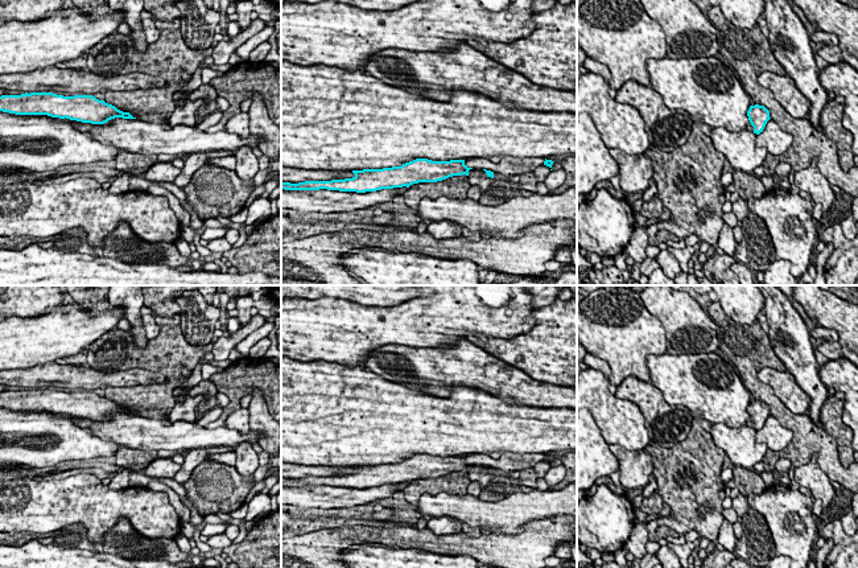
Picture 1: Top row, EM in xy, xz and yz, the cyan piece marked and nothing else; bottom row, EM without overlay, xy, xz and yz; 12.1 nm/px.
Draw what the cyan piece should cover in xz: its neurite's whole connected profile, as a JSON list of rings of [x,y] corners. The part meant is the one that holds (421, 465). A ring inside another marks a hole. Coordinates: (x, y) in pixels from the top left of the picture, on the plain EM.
[[[416,454],[401,462],[383,465],[352,466],[352,474],[331,477],[305,477],[298,479],[281,478],[285,486],[339,486],[339,487],[376,487],[381,485],[409,483],[418,478],[437,478],[453,472],[469,472],[465,456],[432,457]]]

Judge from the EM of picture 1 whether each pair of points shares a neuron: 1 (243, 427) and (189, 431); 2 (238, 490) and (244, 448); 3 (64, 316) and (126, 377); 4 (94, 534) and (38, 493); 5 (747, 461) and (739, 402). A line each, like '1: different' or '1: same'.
1: different
2: different
3: different
4: same
5: different

